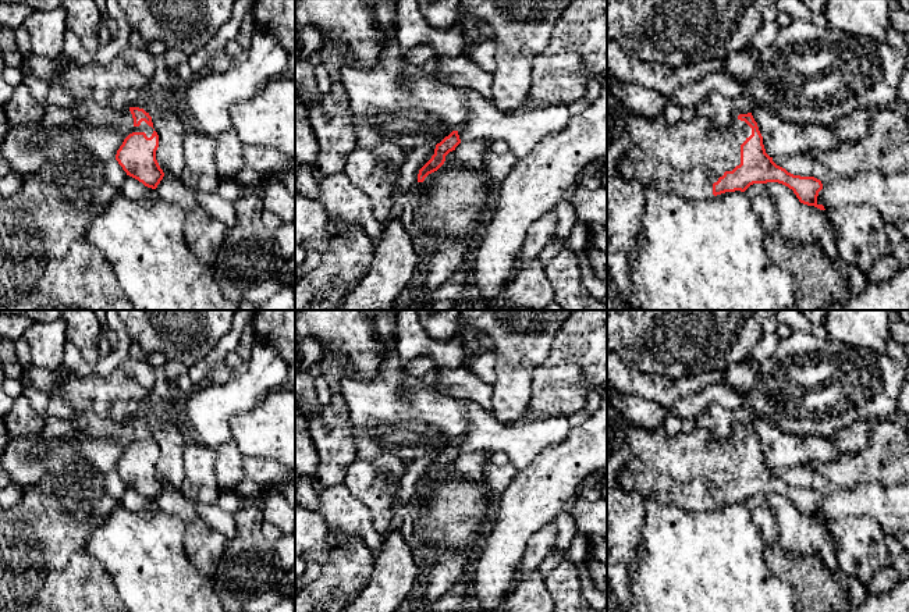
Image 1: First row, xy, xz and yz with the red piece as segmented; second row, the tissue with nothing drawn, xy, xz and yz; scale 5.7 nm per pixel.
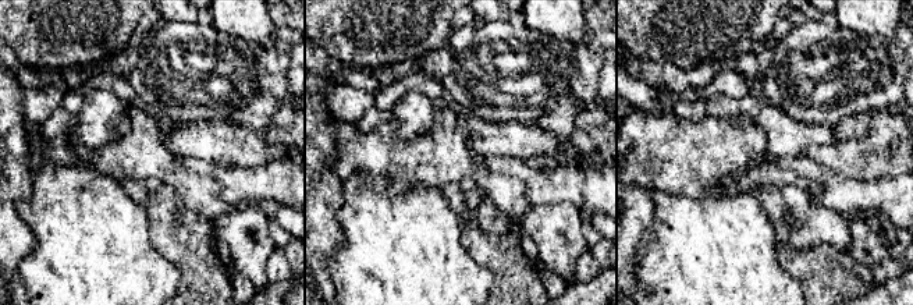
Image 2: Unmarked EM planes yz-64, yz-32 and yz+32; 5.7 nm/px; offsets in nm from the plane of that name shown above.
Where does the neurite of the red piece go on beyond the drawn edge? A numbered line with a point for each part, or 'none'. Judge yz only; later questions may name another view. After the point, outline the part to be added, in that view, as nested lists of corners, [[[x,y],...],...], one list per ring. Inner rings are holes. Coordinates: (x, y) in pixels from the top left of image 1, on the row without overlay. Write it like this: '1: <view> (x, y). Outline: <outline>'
1: yz (688, 469). Outline: [[[629,421],[615,435],[607,456],[621,446],[629,448],[629,460],[619,473],[618,484],[643,498],[653,497],[661,504],[671,504],[689,510],[713,509],[713,495],[741,476],[741,456],[752,446],[752,440],[736,430],[732,438],[714,440],[706,430],[668,435],[664,427],[647,430]]]

